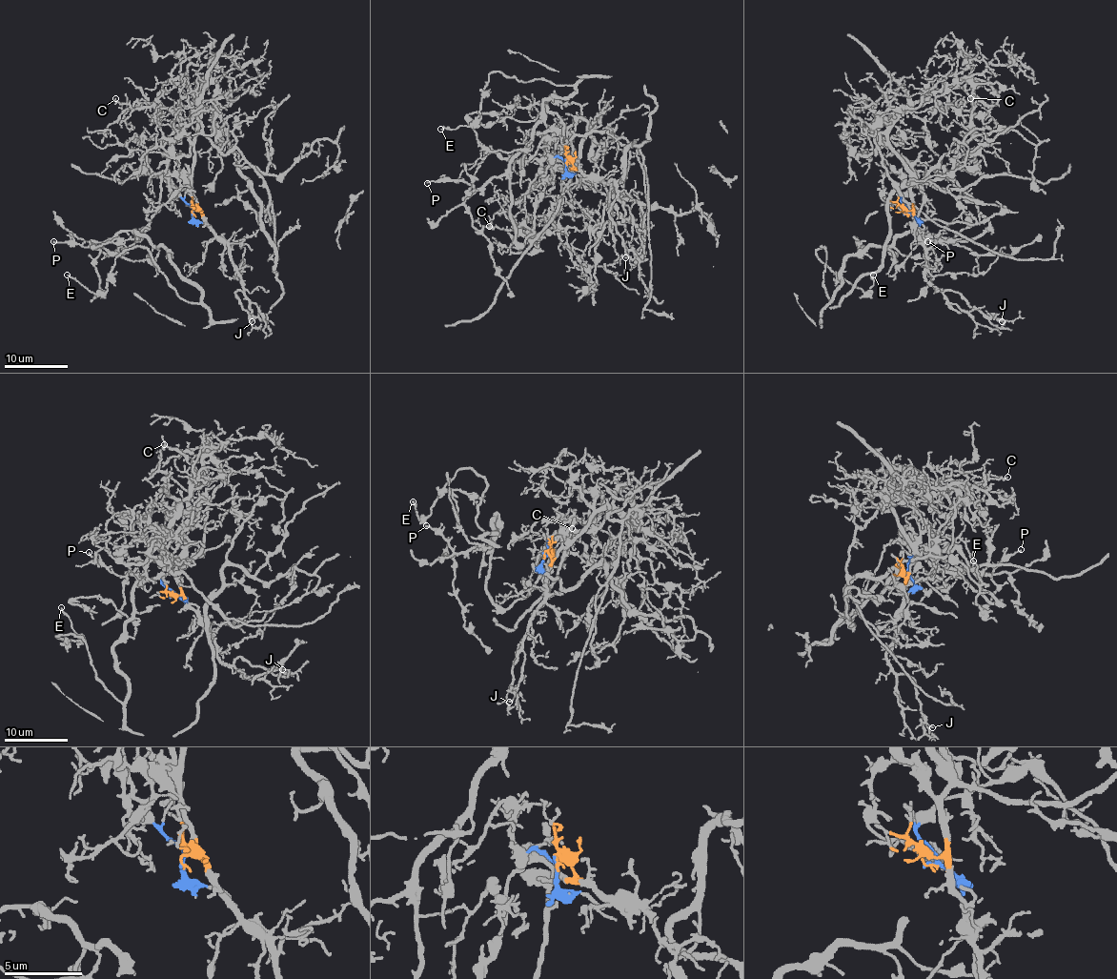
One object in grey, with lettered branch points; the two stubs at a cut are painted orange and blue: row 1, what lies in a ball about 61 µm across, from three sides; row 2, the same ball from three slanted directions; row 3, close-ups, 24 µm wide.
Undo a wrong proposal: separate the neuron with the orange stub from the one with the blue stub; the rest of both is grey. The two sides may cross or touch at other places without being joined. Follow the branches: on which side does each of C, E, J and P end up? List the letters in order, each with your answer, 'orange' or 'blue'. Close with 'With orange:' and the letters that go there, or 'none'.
C: orange
E: blue
J: orange
P: blue
With orange: C, J

